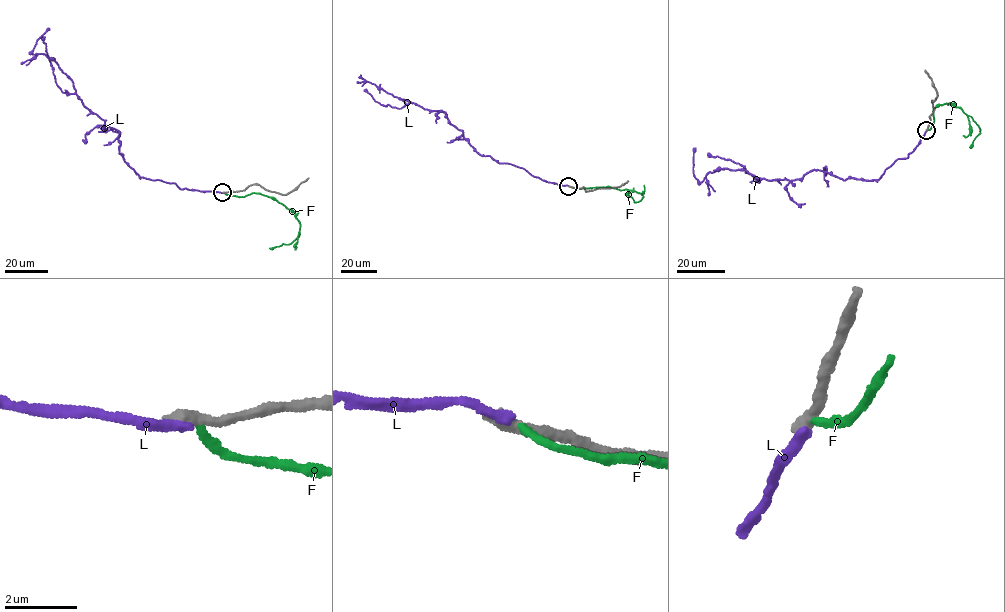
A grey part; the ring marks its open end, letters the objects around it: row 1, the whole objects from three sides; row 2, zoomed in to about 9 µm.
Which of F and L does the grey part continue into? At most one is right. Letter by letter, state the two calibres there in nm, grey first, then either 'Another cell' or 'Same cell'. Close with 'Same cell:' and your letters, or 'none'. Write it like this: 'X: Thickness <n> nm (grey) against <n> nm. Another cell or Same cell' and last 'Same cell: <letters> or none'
F: Thickness 440 nm (grey) against 200 nm. Another cell
L: Thickness 400 nm (grey) against 300 nm. Another cell
Same cell: none

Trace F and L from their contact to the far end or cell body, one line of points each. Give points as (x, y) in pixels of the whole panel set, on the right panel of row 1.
F: (927, 129), (934, 123), (934, 108), (949, 102), (972, 117), (979, 128), (970, 148)
L: (926, 130), (907, 158), (873, 180), (814, 169), (770, 181), (726, 168), (700, 182), (694, 147)

